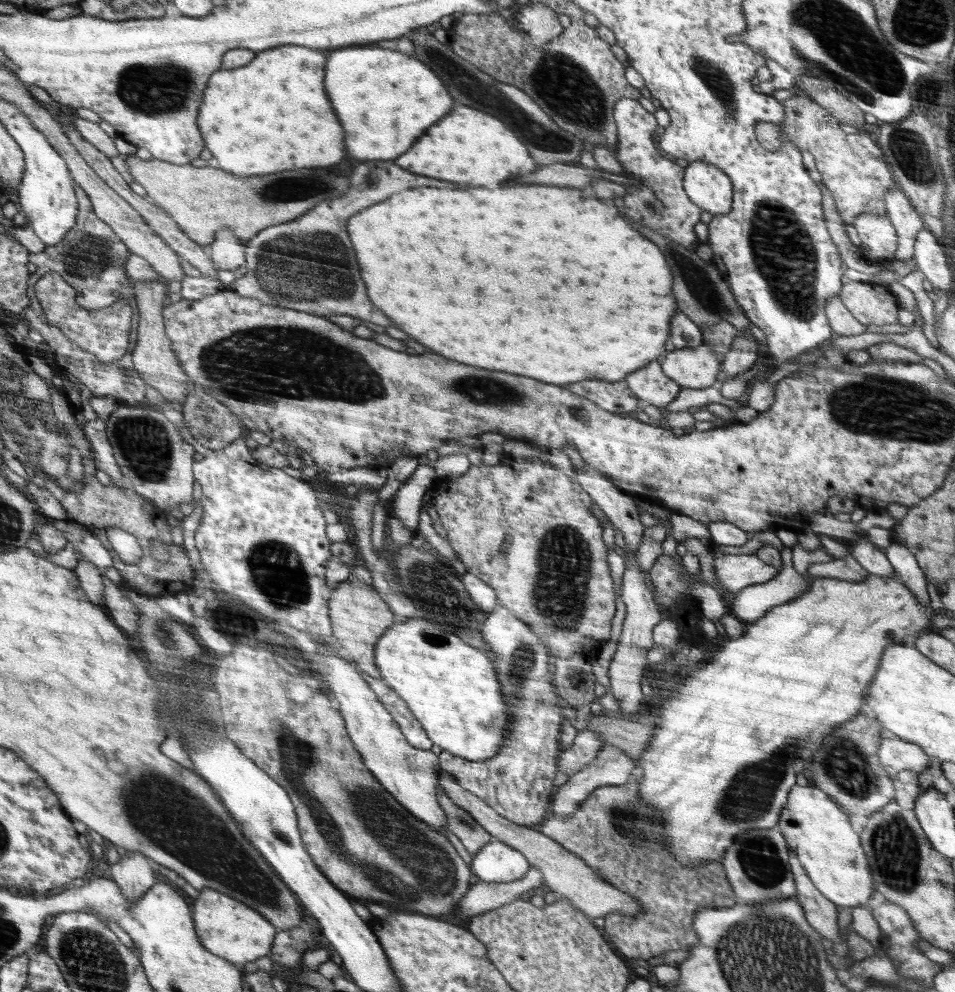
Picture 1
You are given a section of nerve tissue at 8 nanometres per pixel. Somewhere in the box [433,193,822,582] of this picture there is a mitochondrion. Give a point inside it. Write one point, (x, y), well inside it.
(783, 252)

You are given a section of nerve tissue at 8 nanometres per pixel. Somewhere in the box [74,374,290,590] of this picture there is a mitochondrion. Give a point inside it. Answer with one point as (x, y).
(144, 442)

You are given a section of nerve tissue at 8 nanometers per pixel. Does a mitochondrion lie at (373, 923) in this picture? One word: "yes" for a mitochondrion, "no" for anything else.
no

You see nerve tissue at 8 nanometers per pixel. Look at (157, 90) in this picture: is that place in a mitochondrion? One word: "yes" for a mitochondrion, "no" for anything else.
yes

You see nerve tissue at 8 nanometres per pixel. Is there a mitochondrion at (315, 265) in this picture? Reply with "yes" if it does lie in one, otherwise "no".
yes

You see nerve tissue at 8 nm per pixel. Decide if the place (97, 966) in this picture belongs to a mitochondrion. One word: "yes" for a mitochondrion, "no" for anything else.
yes

